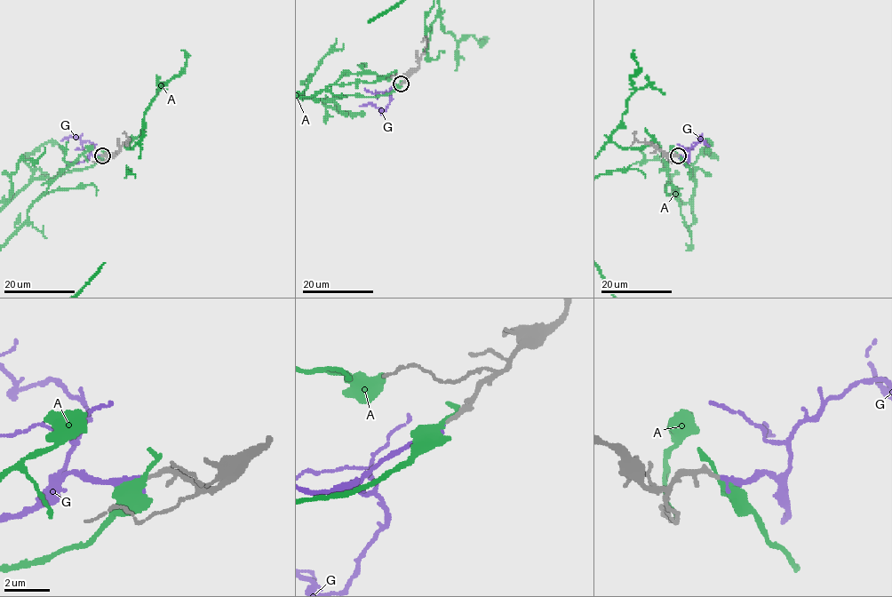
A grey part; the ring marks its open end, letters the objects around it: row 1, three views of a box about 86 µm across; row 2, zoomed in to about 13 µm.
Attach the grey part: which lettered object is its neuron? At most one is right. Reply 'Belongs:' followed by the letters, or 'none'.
Belongs: G

